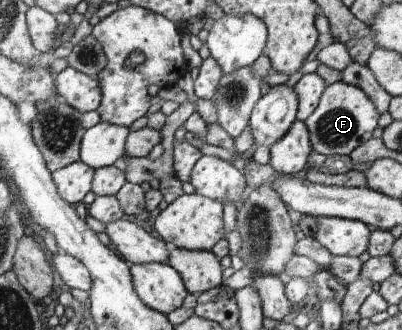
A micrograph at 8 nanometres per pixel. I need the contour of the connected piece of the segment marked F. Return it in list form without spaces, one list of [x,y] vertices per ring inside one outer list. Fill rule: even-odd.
[[[336,81],[327,85],[318,106],[305,120],[312,148],[326,156],[349,155],[354,148],[368,142],[378,126],[379,110],[372,99],[360,88]]]

